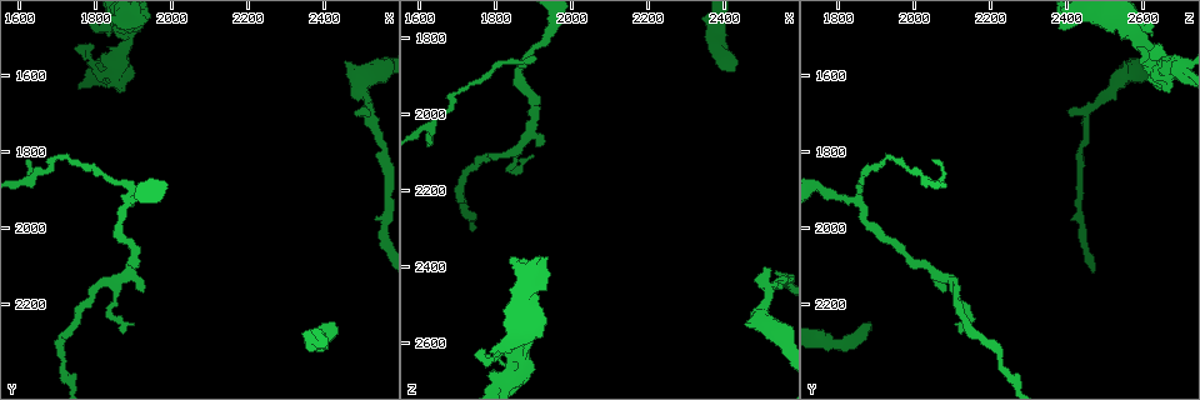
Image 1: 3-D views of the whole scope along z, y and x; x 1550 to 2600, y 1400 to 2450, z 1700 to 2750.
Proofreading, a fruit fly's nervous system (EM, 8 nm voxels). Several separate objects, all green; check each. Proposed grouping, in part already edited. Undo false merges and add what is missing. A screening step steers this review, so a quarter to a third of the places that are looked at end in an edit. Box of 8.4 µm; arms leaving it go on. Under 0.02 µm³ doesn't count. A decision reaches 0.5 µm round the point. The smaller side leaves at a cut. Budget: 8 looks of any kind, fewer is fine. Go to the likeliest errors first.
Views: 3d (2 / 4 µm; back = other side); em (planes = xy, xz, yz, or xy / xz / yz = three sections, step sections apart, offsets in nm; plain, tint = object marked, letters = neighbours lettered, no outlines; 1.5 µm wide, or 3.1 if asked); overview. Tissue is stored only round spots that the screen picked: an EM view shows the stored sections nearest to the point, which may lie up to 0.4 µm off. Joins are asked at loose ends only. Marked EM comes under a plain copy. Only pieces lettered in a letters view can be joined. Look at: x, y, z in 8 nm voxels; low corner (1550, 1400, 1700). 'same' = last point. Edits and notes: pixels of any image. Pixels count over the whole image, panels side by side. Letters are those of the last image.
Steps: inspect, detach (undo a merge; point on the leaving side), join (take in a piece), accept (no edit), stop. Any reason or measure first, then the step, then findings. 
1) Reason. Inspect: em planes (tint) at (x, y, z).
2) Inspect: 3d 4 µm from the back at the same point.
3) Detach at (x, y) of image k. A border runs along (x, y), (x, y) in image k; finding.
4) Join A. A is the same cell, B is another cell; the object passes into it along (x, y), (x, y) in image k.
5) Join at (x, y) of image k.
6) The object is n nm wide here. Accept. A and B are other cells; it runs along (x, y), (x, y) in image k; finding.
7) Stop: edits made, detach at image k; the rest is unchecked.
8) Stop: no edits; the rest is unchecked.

A fork. Inspect: 3d 4 µm at (1885, 1495, 2580).

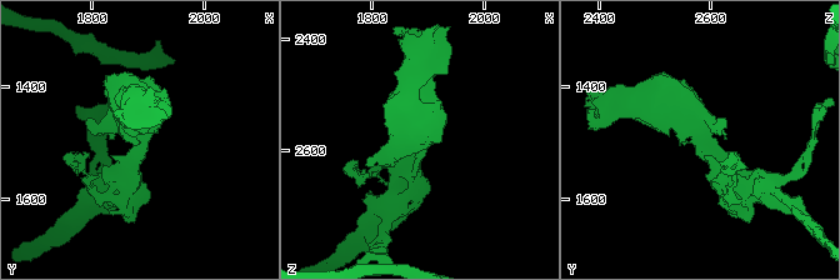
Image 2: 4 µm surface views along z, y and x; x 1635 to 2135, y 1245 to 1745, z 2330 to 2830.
Shape alone is not enough. Inspect: em xy step 4 (letters) at (1885, 1490, 2580).

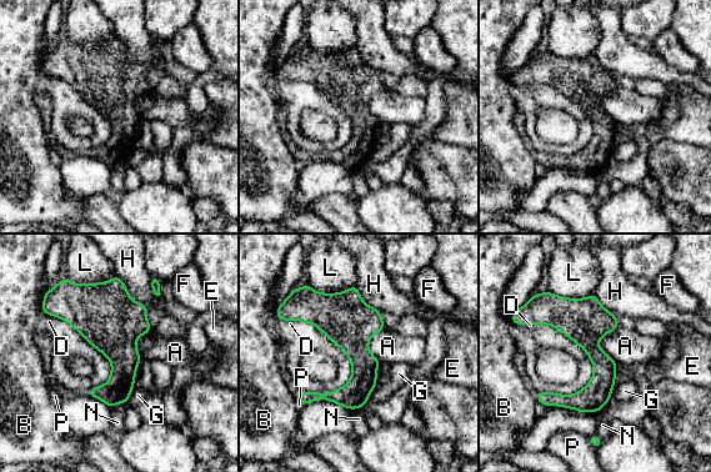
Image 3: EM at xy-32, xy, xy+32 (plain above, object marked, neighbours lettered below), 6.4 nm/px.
The object is 140 nm wide here. Accept. A, B, D, E, F, G, H, L, N and P are other cells; all the same neuron.

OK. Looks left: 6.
Free end. Inspect: em xy step 4 (tint) at (2515, 1690, 2410).

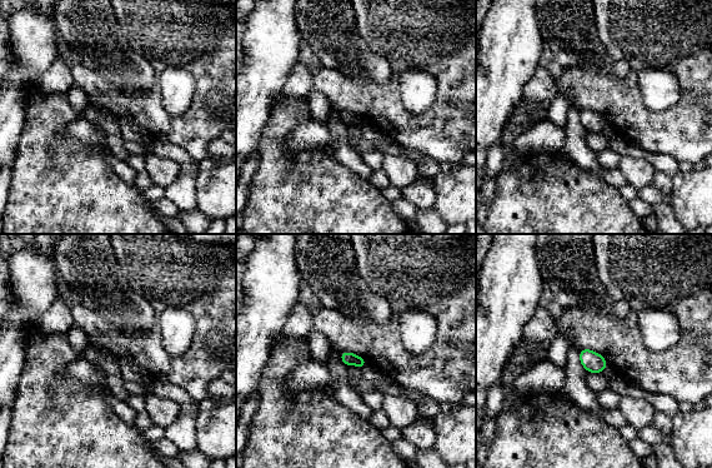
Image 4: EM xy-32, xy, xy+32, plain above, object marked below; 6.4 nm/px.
Inspect: em planes (letters) at the same point.

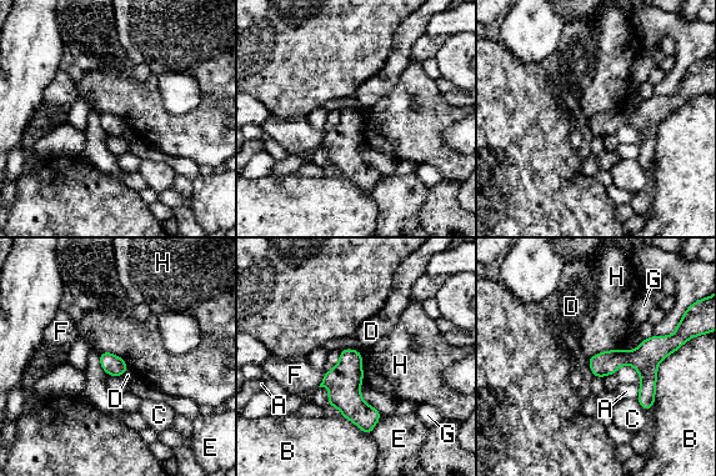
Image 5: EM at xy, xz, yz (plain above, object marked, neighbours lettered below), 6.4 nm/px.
The longest contact is with B, 420 nm. Accept. A, B, C, D, E, F, G and H are other cells; a border runs along (624, 349), (604, 350), (589, 359) in image 5; none of them fits.

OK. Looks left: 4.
Tapers out. Inspect: 3d 4 µm from the back at (1920, 2160, 2080).

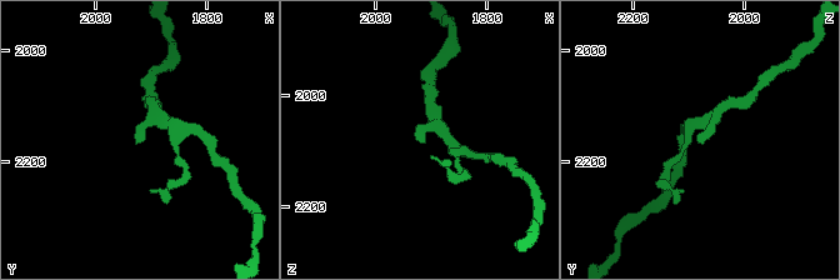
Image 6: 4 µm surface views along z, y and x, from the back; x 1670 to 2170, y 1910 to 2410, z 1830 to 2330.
Inspect: em planes (letters) at (1925, 2160, 2080).

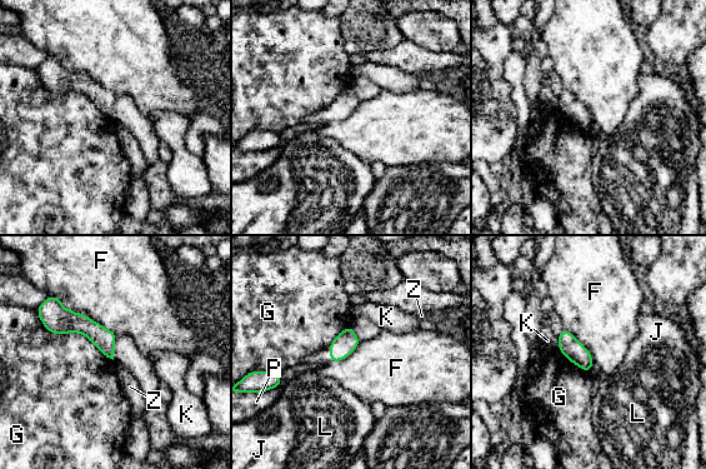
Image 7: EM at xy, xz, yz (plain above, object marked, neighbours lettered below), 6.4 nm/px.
Accept. F, G, J, K, L, P and Z are other cells; a border runs along (58, 298), (116, 335) in image 7; no lettered piece goes on from it.

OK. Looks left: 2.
Stop: no edits; the rest is unchecked.

